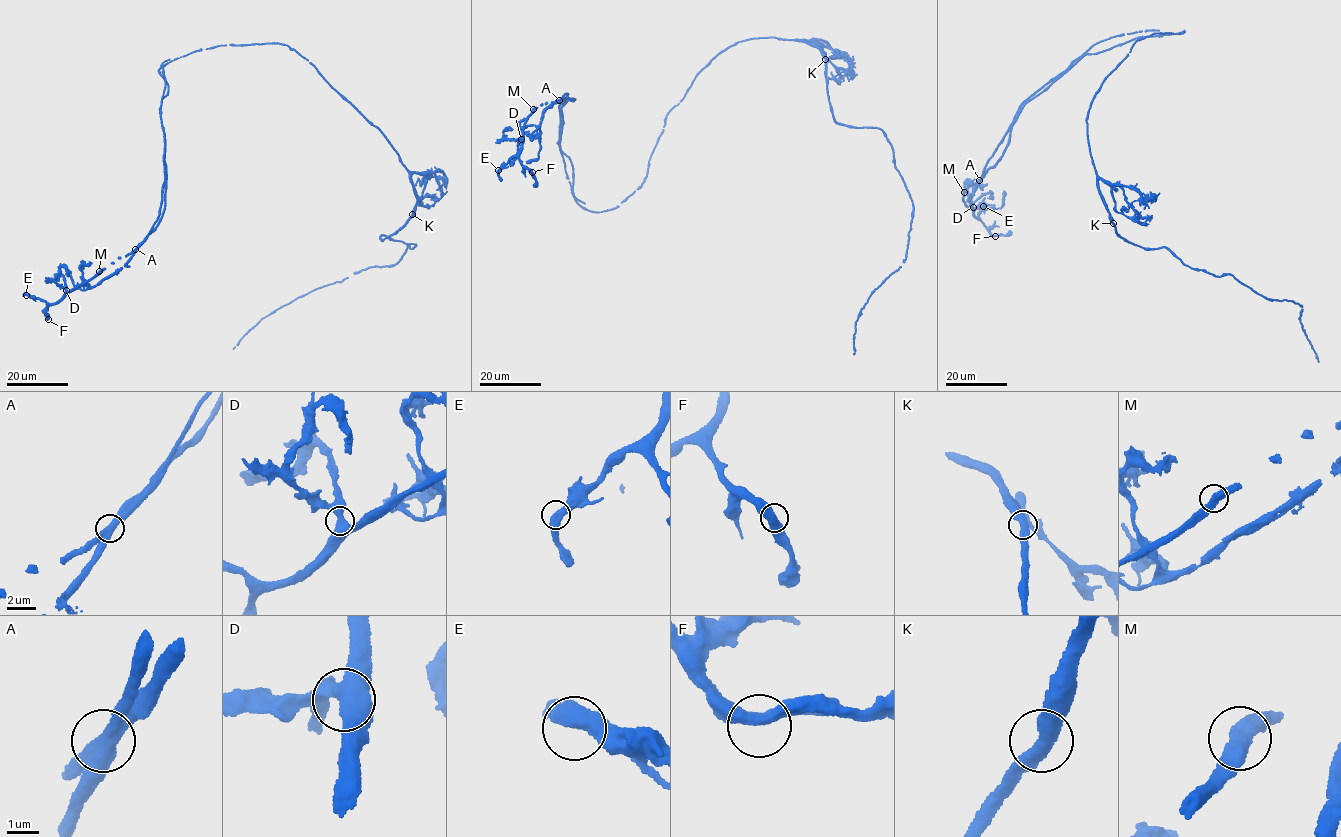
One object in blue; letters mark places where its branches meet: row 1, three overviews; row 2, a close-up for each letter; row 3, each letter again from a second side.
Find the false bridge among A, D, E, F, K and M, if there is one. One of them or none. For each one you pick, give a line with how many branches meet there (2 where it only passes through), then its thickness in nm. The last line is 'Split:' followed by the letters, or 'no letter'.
A: Branches: 2. Thickness 480 nm
Split: A

